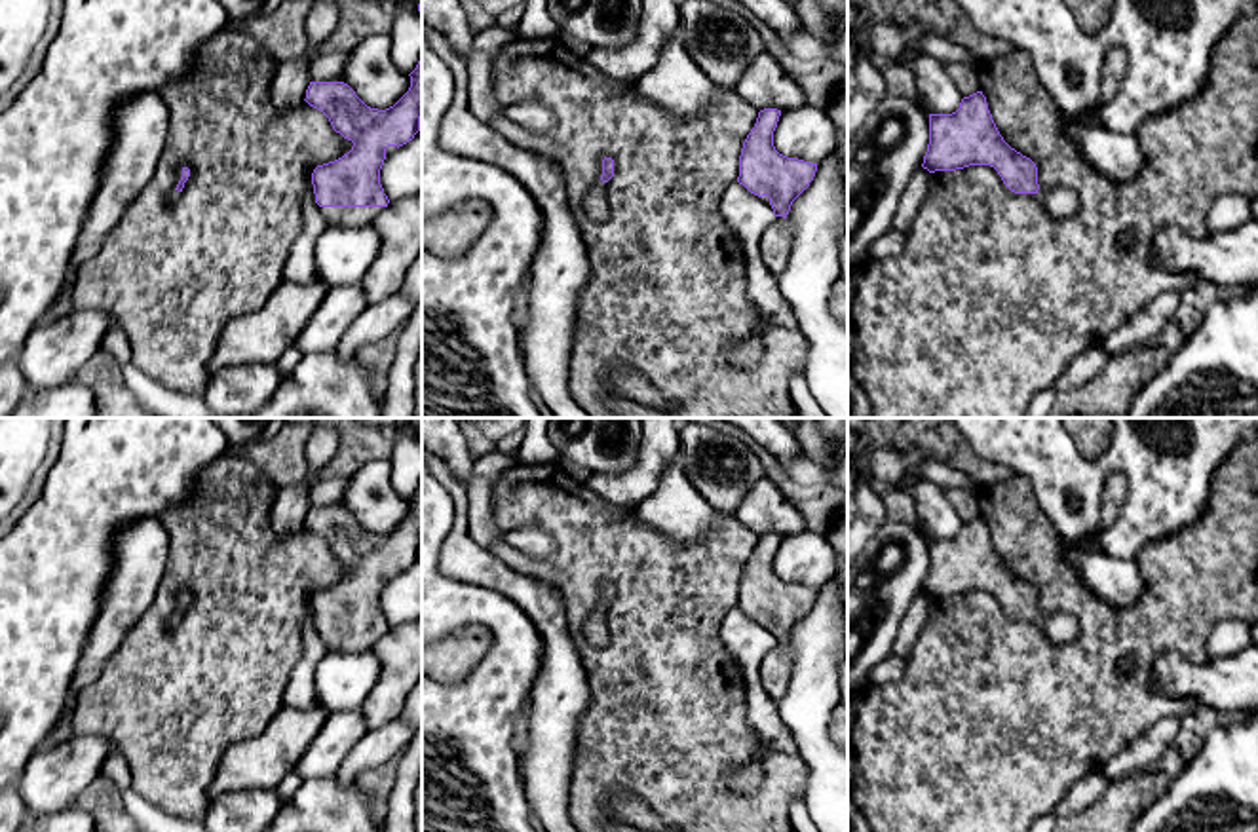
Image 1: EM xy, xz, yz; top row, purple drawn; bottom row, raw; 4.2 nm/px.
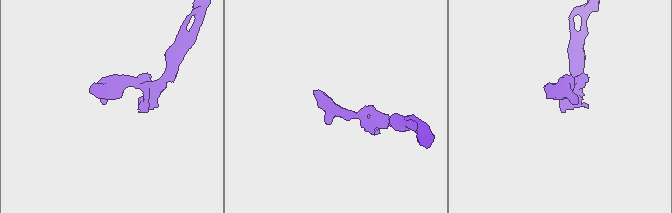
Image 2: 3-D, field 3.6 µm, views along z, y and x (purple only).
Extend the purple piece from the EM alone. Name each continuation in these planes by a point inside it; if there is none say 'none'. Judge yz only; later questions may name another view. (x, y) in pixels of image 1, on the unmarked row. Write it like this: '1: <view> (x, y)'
1: yz (1061, 627)

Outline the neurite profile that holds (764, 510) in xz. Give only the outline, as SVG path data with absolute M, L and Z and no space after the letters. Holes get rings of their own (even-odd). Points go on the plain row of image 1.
M768 479L758 481L739 503L735 517L754 534L791 536L804 532L804 515Z

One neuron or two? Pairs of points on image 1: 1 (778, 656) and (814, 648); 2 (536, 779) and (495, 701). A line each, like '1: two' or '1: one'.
1: two
2: two

